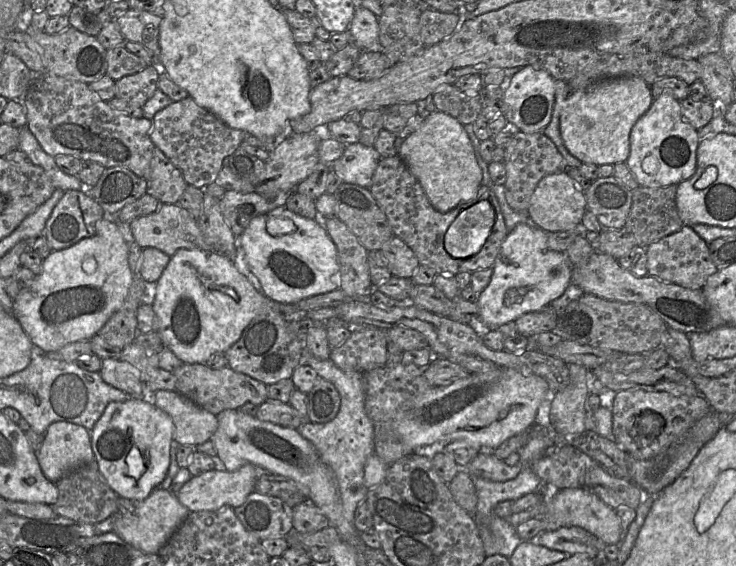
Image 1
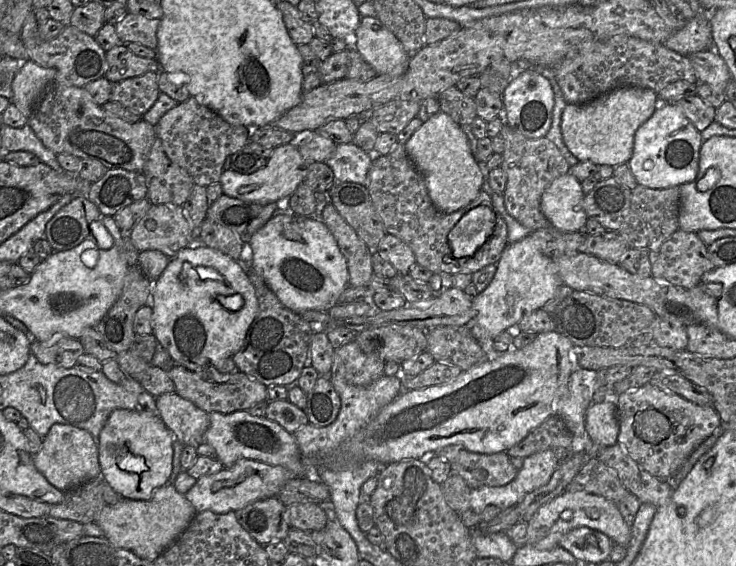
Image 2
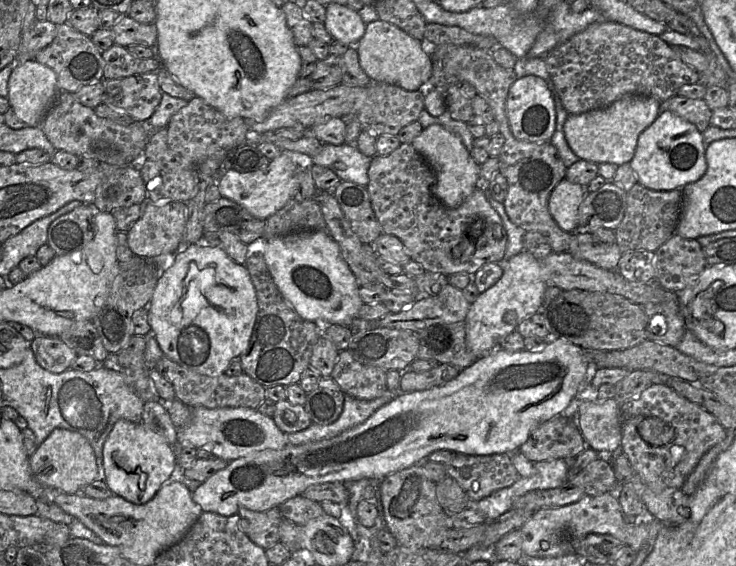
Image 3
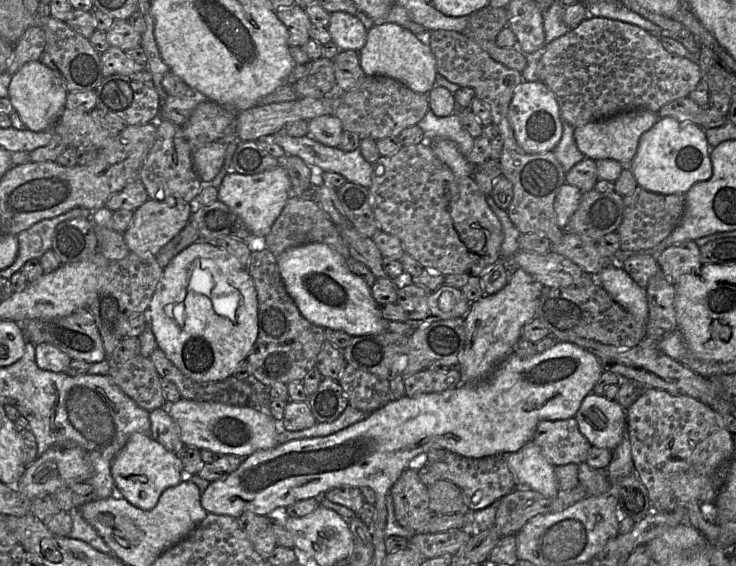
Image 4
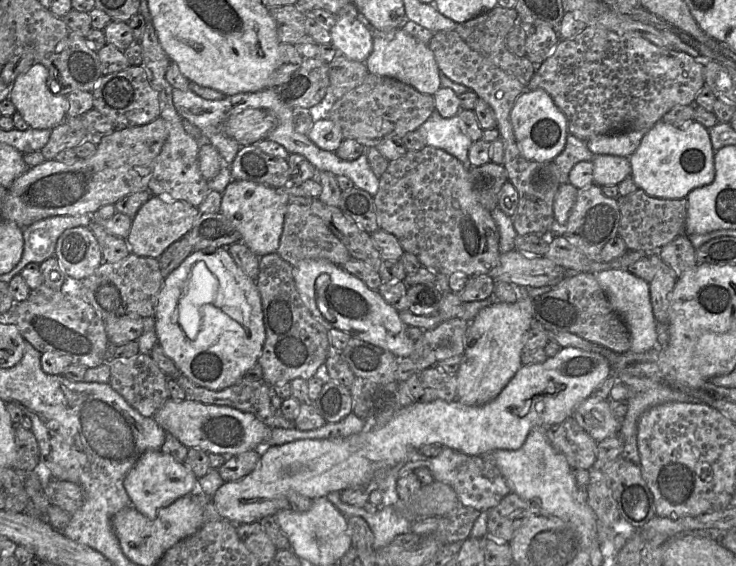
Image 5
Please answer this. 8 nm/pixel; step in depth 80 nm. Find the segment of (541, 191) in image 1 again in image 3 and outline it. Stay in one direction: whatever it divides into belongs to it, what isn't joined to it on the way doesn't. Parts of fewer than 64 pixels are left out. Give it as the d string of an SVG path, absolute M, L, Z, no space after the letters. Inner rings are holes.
M561 180L552 190L548 209L558 226L568 232L576 232L578 225L578 208L585 197L586 189L568 181Z

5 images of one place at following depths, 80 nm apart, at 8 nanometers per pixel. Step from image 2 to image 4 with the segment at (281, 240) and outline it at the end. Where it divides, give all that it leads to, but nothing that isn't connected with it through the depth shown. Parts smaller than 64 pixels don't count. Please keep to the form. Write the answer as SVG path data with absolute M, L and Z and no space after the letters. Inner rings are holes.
M308 243L277 256L285 288L302 316L322 328L344 331L350 336L376 335L388 331L388 320L381 313L366 282L353 274L348 261L324 243Z

